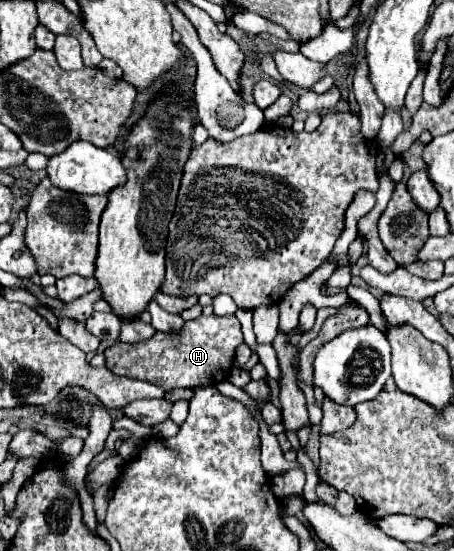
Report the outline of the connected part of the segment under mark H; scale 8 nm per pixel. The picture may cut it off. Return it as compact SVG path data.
M200 314L198 318L186 322L180 332L162 334L158 330L152 338L138 344L126 344L118 340L114 346L104 350L104 356L108 360L108 368L118 376L146 380L160 386L164 392L170 392L174 388L196 390L198 386L216 386L230 376L234 352L240 344L244 344L244 338L240 322L234 314Z

